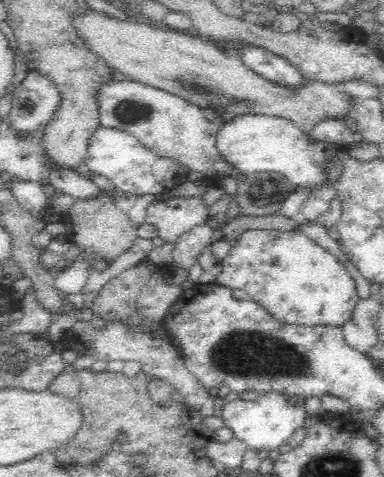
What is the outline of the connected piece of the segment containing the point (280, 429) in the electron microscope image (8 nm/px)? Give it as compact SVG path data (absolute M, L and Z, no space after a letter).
M276 389L259 392L255 400L232 400L224 402L222 418L234 436L246 441L248 448L265 454L287 444L288 439L300 430L306 416L306 397L301 394L288 394Z

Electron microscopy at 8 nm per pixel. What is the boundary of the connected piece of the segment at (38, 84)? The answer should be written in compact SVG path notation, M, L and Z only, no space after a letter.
M30 71L26 80L14 94L10 121L18 127L29 131L34 127L44 127L60 109L63 95L56 82L42 76L37 71Z

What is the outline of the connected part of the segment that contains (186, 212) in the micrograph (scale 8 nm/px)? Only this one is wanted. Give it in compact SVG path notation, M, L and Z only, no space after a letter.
M200 196L156 200L148 206L146 222L155 229L157 242L176 242L179 236L195 224L210 222L208 206Z

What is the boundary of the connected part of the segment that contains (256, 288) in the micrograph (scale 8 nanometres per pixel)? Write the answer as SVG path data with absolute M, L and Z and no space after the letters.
M299 228L290 232L276 229L250 229L244 231L240 240L231 246L227 255L220 260L220 272L215 282L228 288L242 288L250 299L254 299L277 320L286 324L300 326L336 326L341 327L353 319L355 308L362 301L352 277L337 258L312 239L304 235Z

